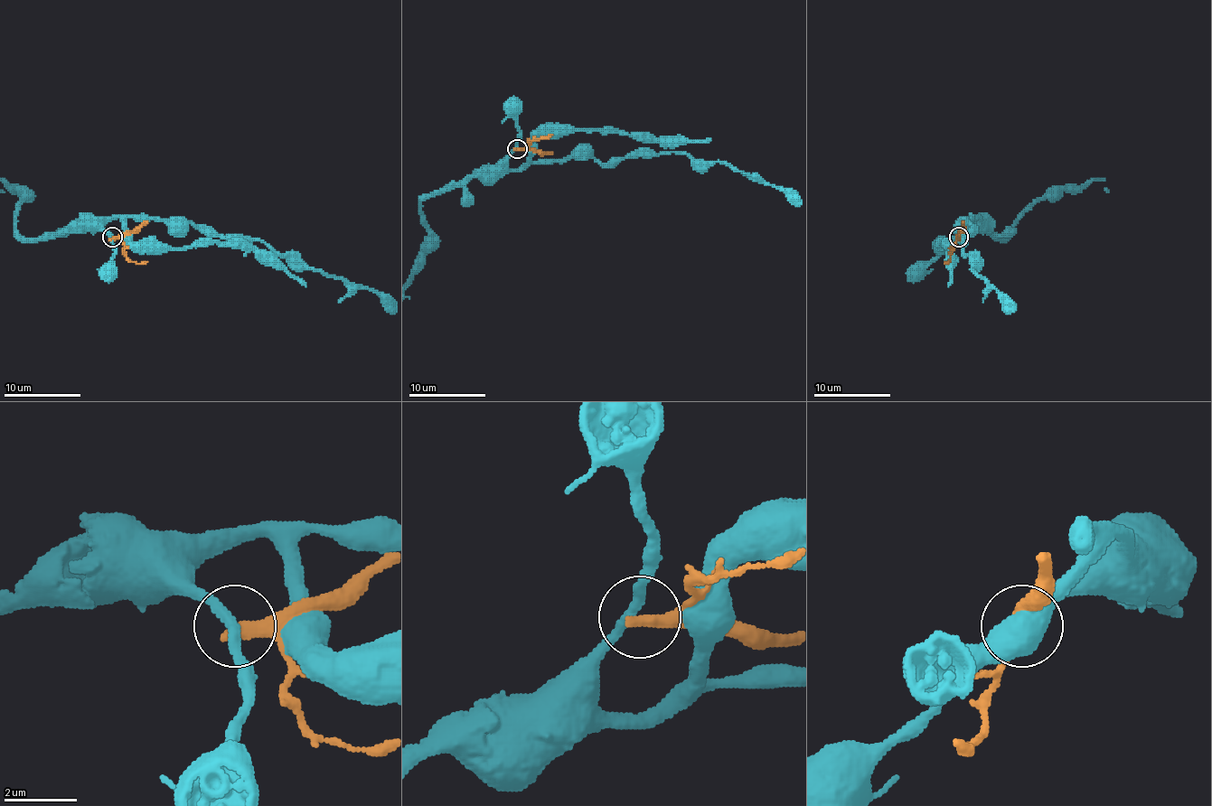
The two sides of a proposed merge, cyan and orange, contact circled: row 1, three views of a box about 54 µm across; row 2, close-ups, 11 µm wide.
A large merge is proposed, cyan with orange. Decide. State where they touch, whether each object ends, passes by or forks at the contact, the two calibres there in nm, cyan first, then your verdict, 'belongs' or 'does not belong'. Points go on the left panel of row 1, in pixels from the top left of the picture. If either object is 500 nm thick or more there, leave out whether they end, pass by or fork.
(112, 237) | cyan forks | orange ends | 240/400 nm | does not belong

